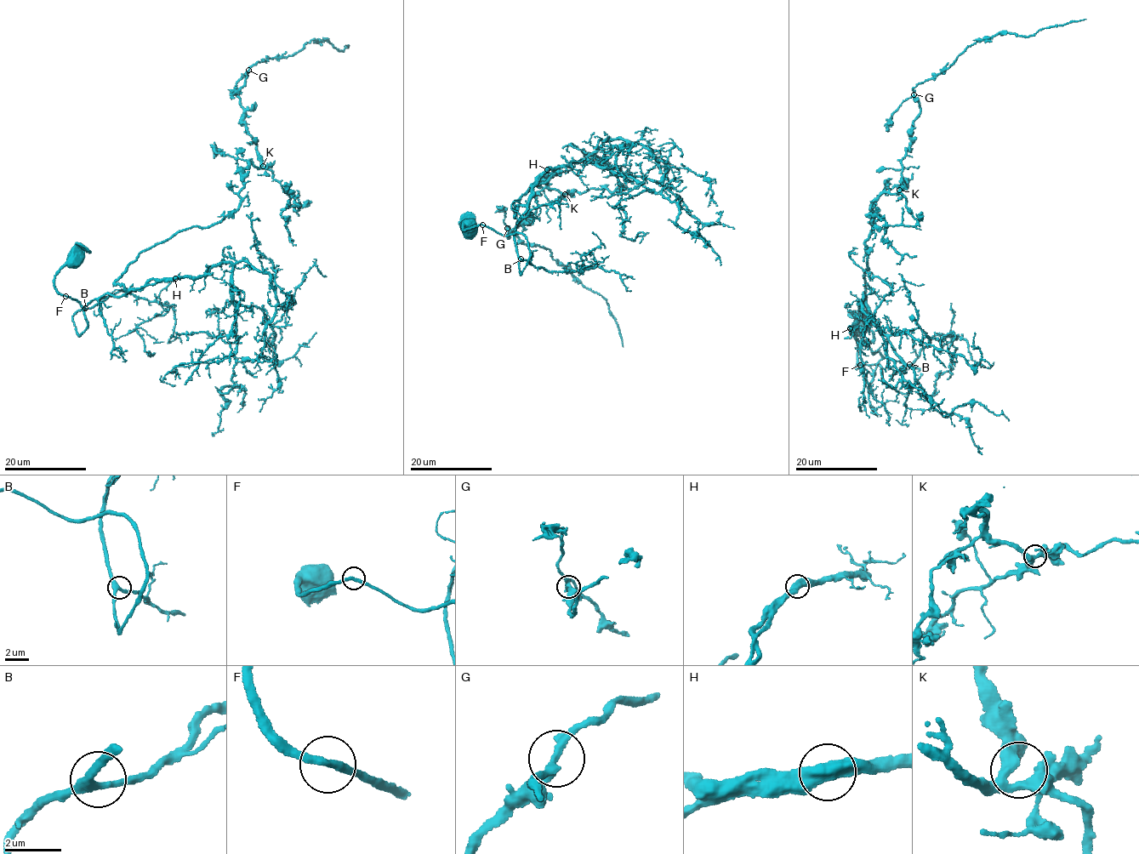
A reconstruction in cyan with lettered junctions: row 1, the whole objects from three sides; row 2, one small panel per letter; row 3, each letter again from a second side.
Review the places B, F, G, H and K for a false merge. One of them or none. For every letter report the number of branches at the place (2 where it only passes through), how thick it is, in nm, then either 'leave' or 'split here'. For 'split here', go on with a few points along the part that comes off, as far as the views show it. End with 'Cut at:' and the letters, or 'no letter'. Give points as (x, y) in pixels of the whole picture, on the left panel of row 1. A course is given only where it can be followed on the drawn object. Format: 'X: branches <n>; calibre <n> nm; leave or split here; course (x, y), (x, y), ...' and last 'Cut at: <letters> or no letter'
B: branches 3; calibre 280 nm; leave
F: branches 2; calibre 260 nm; leave
G: branches 3; calibre 280 nm; leave
H: branches 2; calibre 500 nm; leave
K: branches 3; calibre 320 nm; leave
Cut at: no letter

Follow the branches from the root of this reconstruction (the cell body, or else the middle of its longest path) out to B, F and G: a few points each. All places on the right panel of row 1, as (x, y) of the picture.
B: (861, 323), (854, 331), (858, 364), (877, 364), (883, 382), (906, 393), (922, 372), (909, 364)
F: (861, 323), (857, 325), (854, 331), (860, 365)
G: (861, 323), (858, 364), (906, 393), (920, 370), (866, 344), (865, 244), (874, 202), (902, 185), (914, 94)

